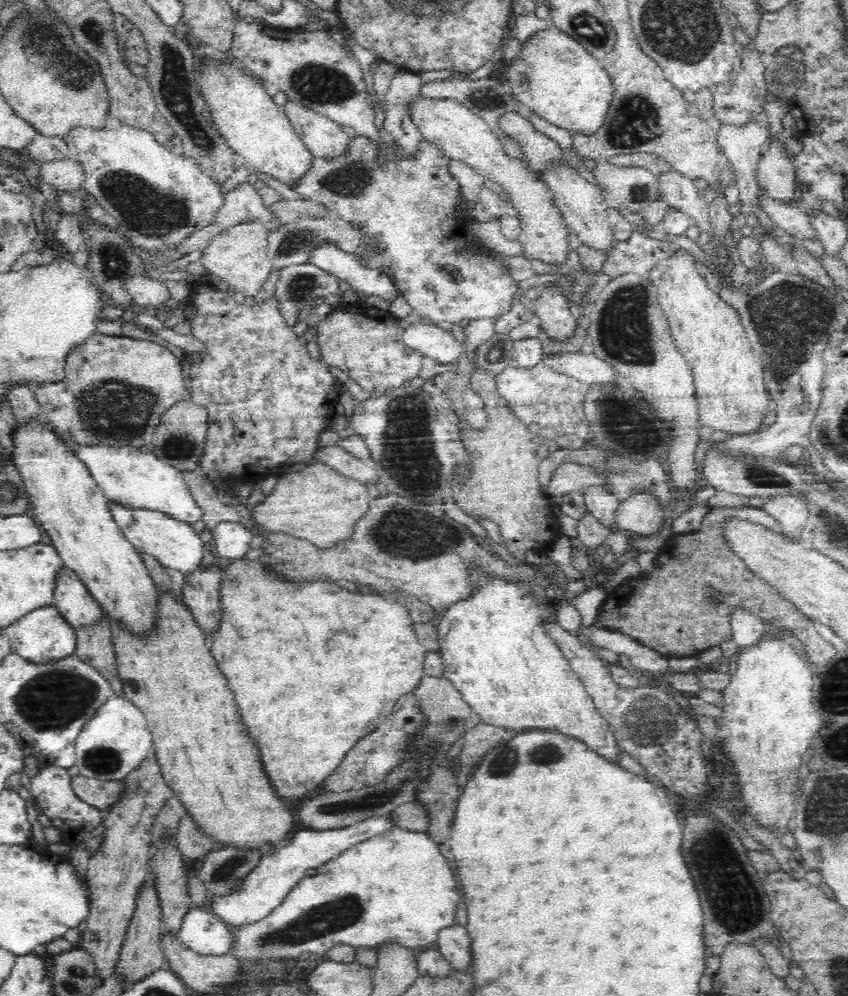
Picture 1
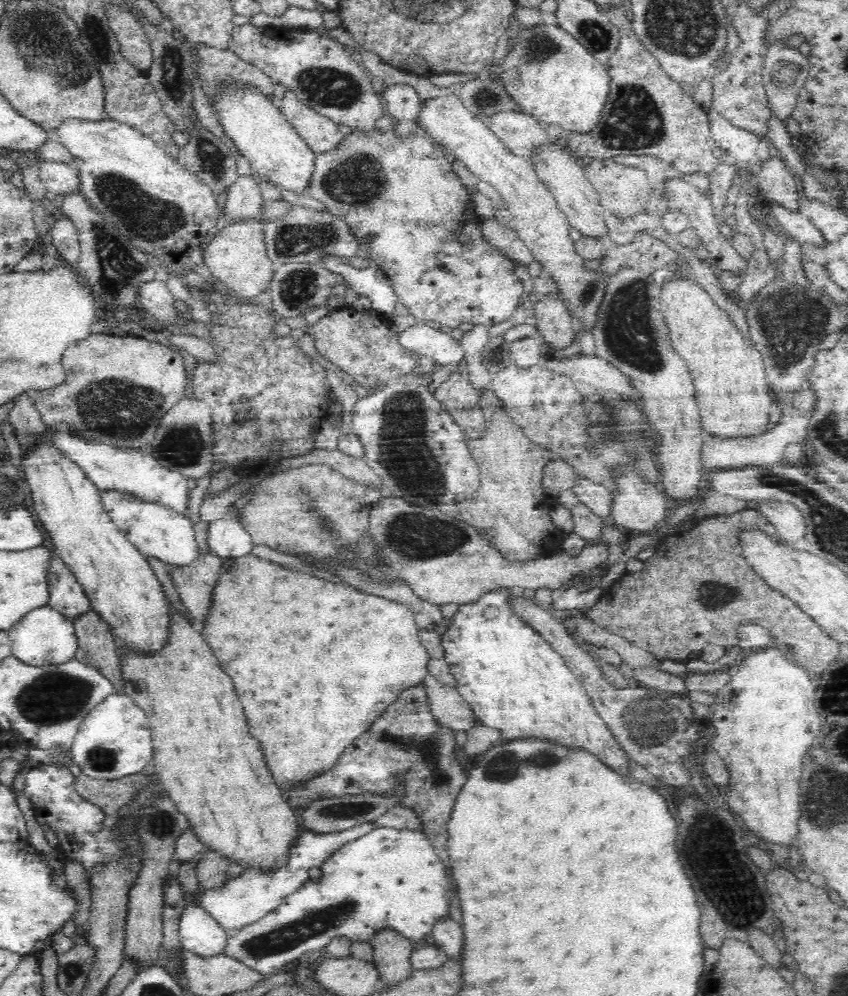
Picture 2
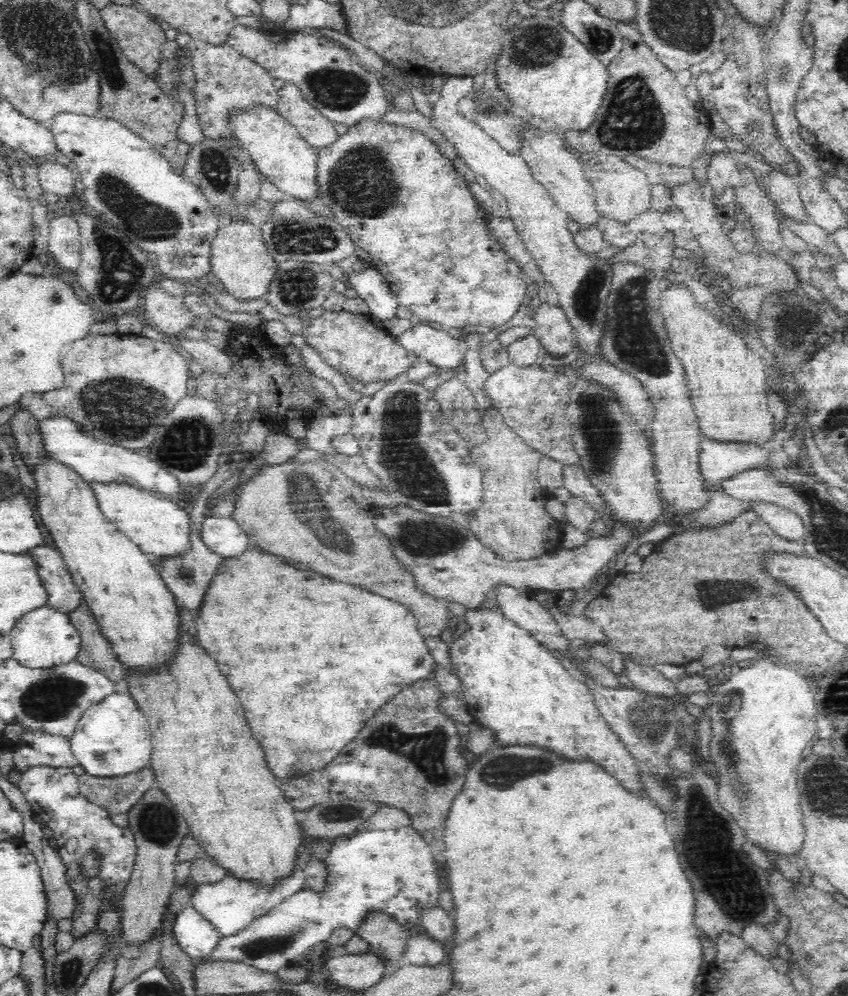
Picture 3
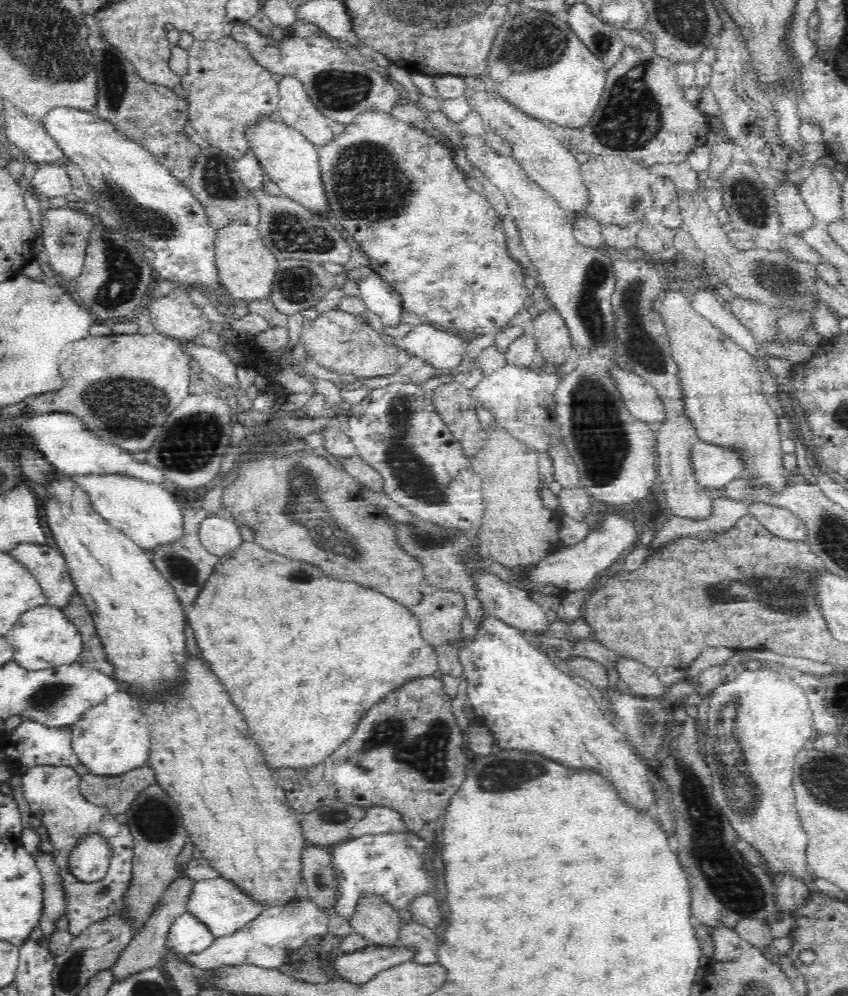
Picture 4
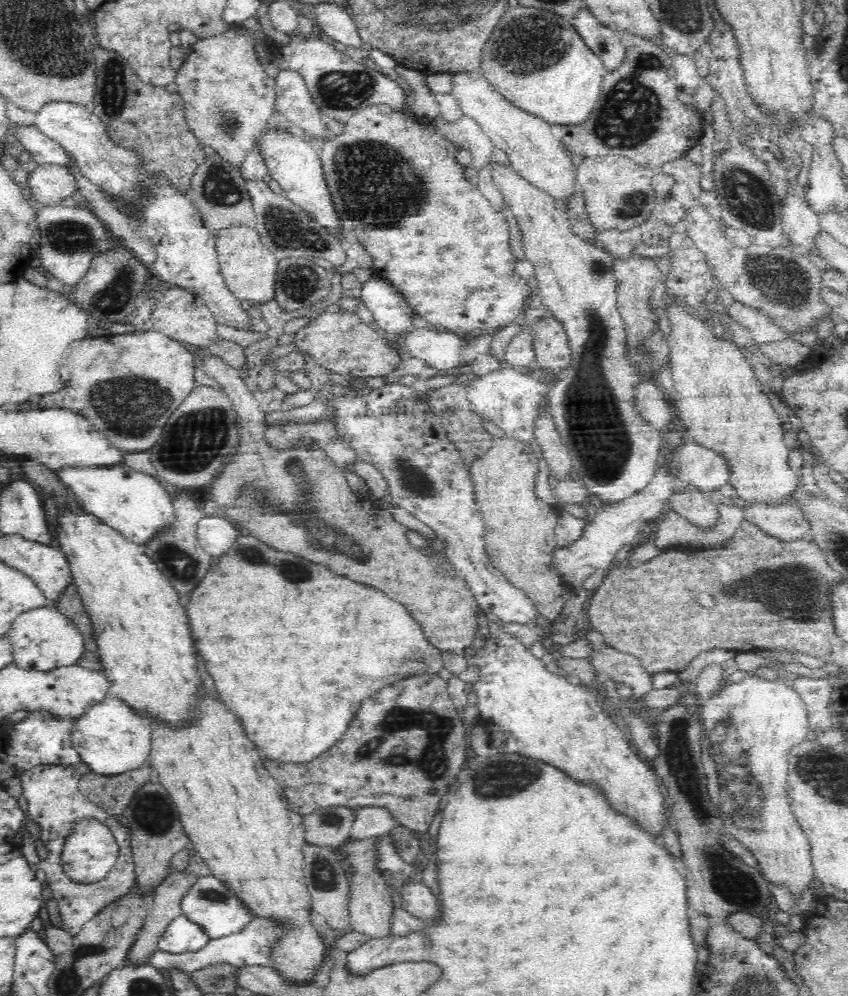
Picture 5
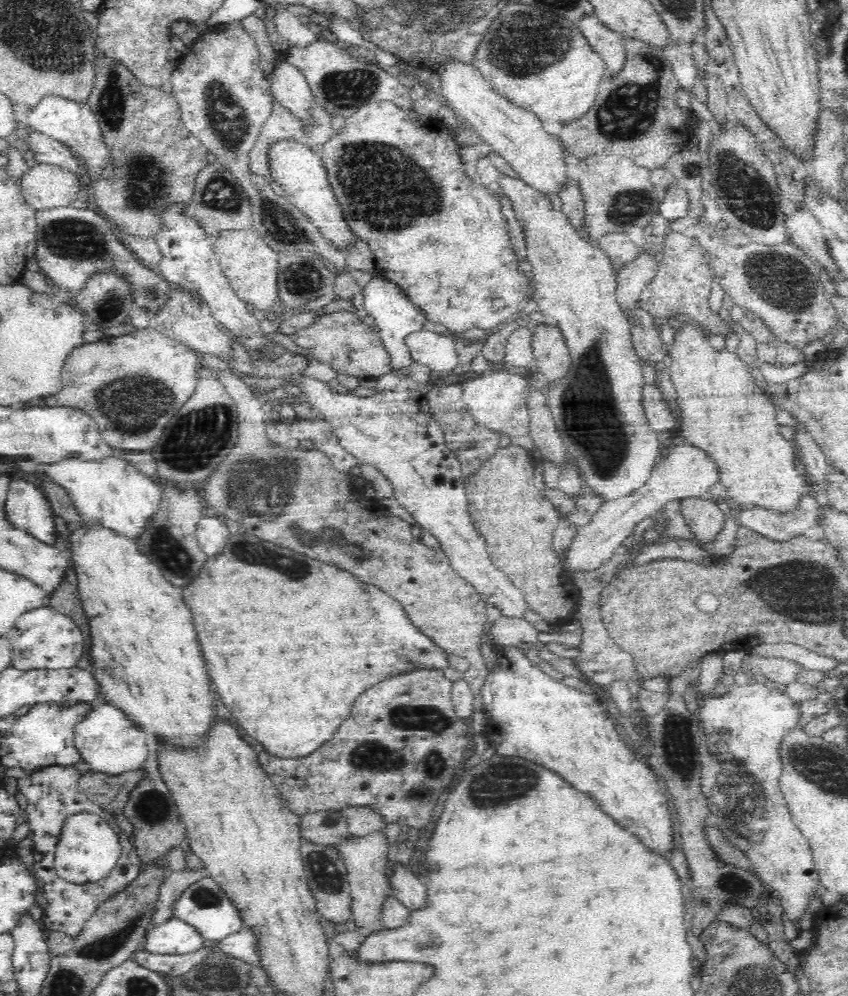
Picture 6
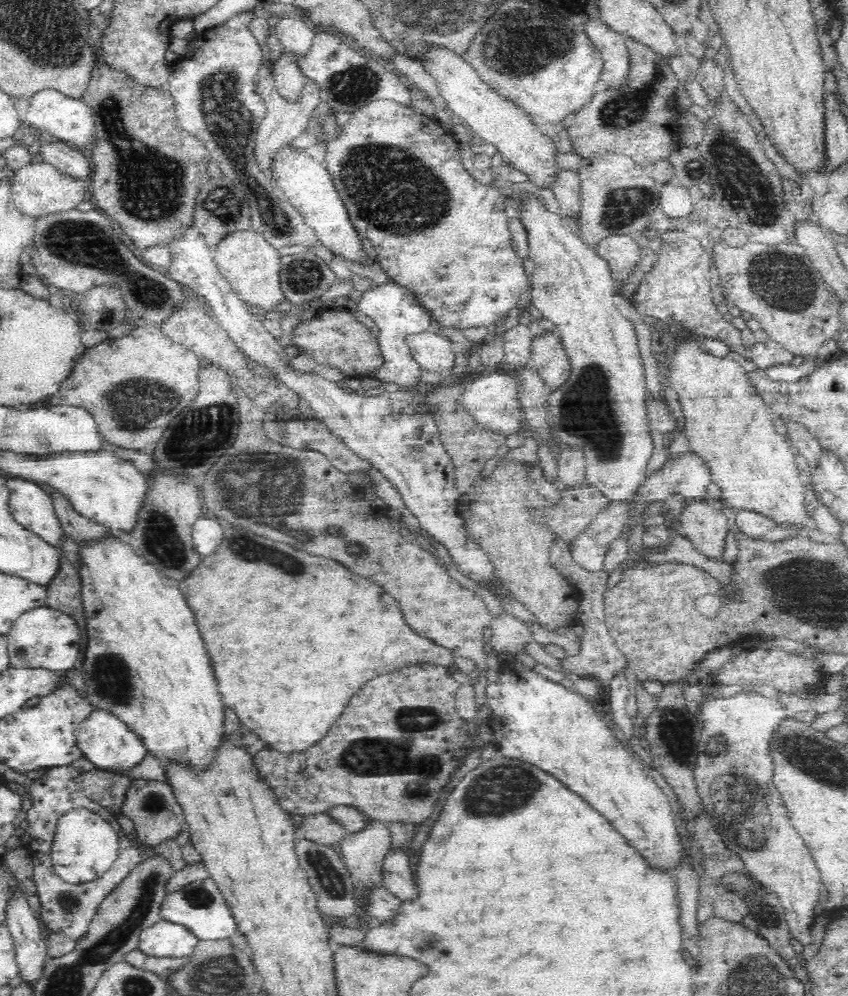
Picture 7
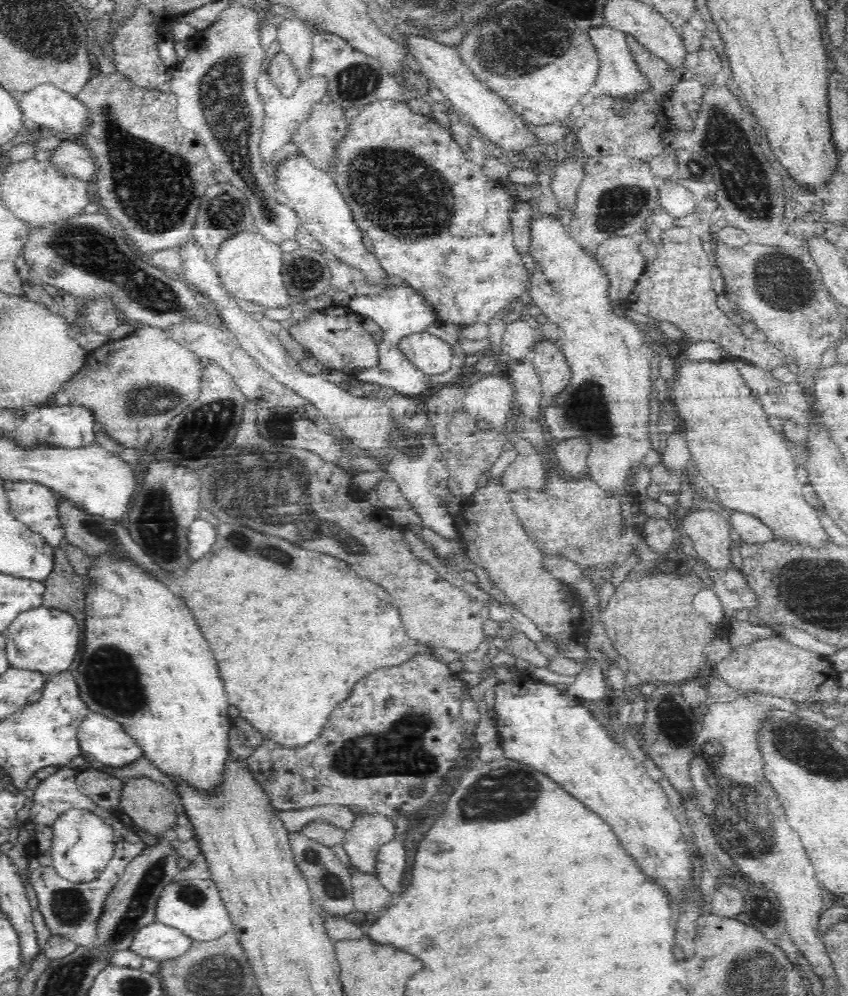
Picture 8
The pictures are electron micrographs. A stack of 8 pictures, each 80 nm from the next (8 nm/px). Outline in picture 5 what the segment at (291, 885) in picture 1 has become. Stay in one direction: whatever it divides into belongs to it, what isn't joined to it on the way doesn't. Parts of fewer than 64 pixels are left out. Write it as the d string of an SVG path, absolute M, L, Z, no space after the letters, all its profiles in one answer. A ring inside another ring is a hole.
M210 876L200 877L181 900L181 911L190 922L202 928L203 933L212 940L224 938L244 930L251 921L249 910L220 882Z

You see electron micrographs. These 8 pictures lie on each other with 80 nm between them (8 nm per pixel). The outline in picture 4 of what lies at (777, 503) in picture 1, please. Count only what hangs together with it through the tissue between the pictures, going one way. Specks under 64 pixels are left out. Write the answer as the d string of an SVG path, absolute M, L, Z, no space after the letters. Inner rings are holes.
M751 500L747 514L755 518L774 537L788 541L806 541L806 523L786 507L772 506L762 500Z

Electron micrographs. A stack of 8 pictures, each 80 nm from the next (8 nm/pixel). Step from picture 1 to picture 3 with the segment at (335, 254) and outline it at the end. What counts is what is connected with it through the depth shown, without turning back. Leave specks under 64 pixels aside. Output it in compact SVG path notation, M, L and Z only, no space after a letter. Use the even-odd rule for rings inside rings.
M367 266L363 272L353 273L349 280L352 288L357 291L357 296L364 299L369 306L369 314L380 322L397 319L398 299L378 270Z

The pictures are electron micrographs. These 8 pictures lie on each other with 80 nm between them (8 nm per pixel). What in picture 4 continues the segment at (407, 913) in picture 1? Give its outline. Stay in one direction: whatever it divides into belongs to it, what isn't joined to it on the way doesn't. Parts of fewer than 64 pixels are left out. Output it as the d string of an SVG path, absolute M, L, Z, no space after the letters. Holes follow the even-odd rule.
M405 829L388 834L366 834L332 846L332 858L340 881L336 904L338 913L346 915L350 920L355 902L364 893L378 893L388 899L401 914L405 914L407 904L416 895L421 895L426 890L432 892L426 876L428 868L422 866L426 844L422 838ZM308 898L288 906L264 909L254 920L238 932L215 938L206 950L198 954L185 954L183 960L196 972L220 969L224 966L256 965L262 968L277 969L285 964L287 956L297 951L308 937L315 940L328 932L327 916Z

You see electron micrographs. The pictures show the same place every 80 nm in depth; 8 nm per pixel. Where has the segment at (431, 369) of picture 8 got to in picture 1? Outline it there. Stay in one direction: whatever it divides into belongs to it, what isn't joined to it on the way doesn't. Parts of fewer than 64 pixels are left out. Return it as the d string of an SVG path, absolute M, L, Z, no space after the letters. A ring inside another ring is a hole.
M427 321L404 327L401 341L408 348L436 360L439 364L456 364L465 352L458 331L446 332Z

